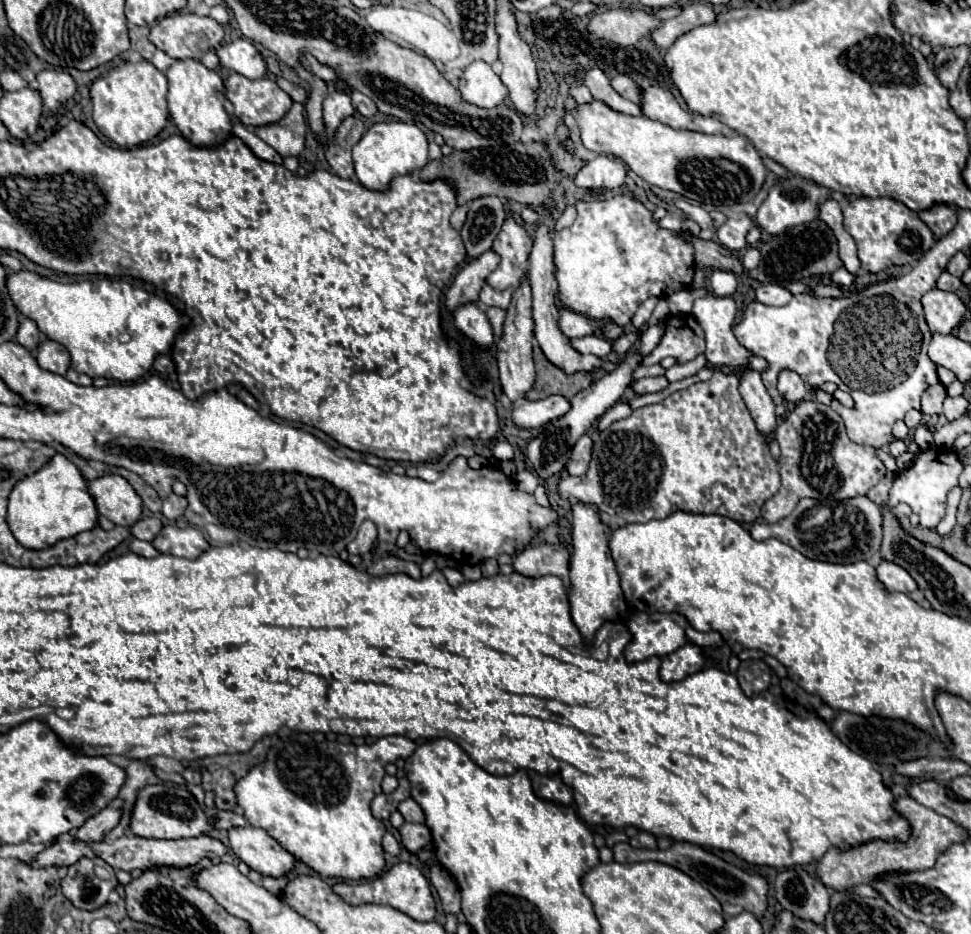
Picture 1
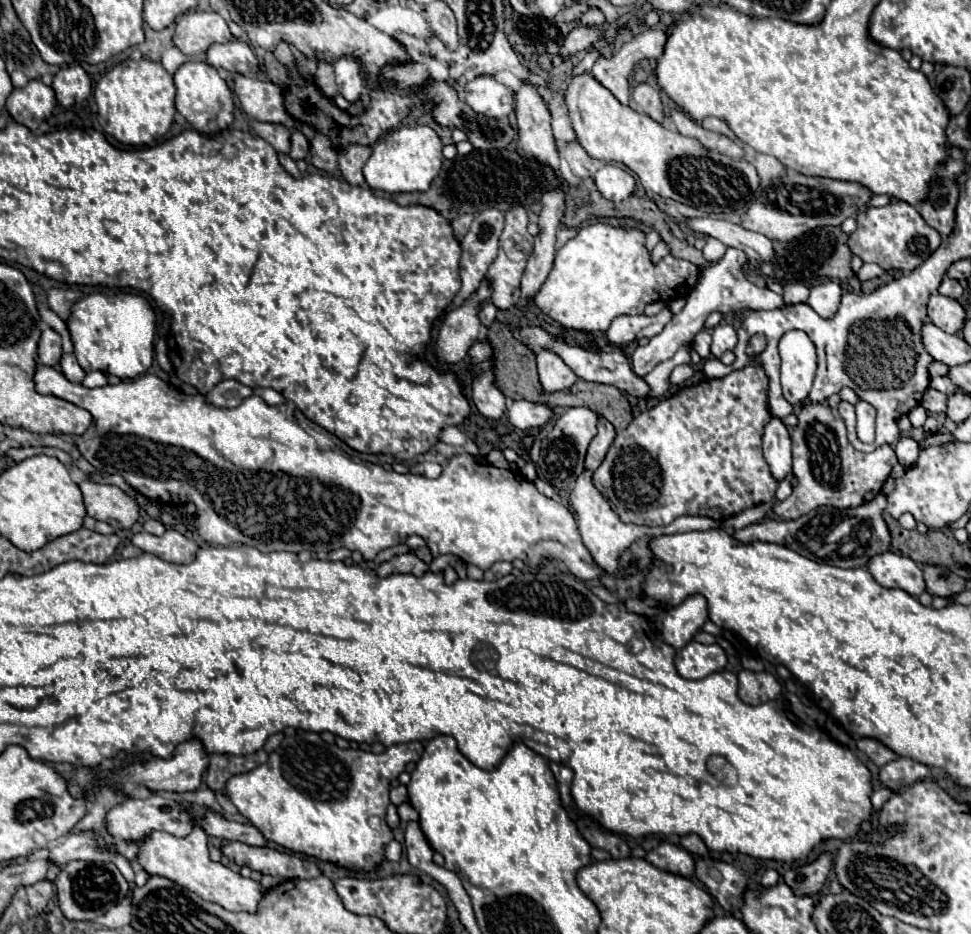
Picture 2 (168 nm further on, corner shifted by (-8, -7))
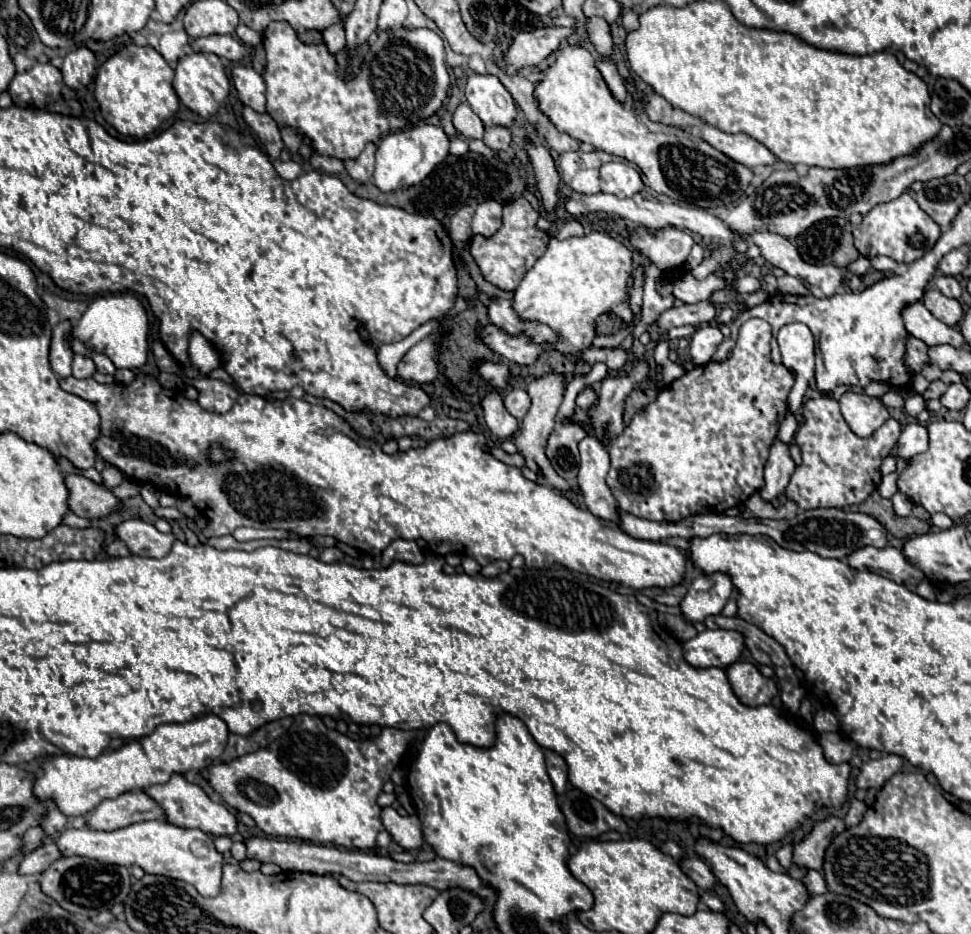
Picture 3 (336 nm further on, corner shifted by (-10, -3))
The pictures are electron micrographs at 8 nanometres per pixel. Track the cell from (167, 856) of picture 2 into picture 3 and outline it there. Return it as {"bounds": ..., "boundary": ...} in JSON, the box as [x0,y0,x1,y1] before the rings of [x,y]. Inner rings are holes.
{"bounds":[55,821,223,897],"boundary":[[[141,821],[109,833],[95,829],[67,829],[55,843],[63,857],[83,855],[105,865],[139,865],[145,873],[187,881],[203,897],[217,897],[221,889],[223,857],[215,851],[213,839],[199,829],[181,829],[167,821]]]}

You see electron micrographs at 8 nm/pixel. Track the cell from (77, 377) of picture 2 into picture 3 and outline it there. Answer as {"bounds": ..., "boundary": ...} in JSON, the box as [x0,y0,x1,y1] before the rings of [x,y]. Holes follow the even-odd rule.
{"bounds":[73,355,95,379],"boundary":[[[75,355],[73,357],[73,377],[75,379],[87,379],[95,373],[95,363],[87,355]]]}

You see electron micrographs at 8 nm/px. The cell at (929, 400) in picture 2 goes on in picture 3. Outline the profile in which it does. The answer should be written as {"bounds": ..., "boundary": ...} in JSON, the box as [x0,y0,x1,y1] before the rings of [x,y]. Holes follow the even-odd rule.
{"bounds":[923,381,947,401],"boundary":[[[933,381],[933,383],[929,385],[929,389],[923,393],[923,397],[925,397],[925,401],[929,401],[929,399],[939,399],[945,391],[947,391],[947,385],[945,385],[943,381]]]}

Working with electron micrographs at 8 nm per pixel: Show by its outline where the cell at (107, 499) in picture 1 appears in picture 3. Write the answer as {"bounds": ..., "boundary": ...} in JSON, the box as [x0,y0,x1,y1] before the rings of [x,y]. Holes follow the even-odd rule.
{"bounds":[65,475,121,519],"boundary":[[[65,475],[65,483],[69,489],[69,507],[75,515],[99,519],[121,511],[121,499],[105,485],[99,485],[83,475]]]}

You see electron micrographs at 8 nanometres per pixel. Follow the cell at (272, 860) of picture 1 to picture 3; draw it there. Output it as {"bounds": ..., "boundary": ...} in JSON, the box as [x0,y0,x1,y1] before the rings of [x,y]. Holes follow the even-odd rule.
{"bounds":[145,775,237,835],"boundary":[[[173,775],[171,781],[163,783],[163,785],[153,785],[149,789],[145,789],[147,795],[151,795],[167,813],[167,821],[177,825],[177,827],[187,827],[187,829],[201,829],[205,833],[213,833],[213,835],[235,835],[237,833],[237,819],[231,811],[227,811],[227,807],[223,807],[221,803],[213,803],[205,791],[199,785],[193,785],[189,781],[185,781],[185,777],[181,775]]]}

